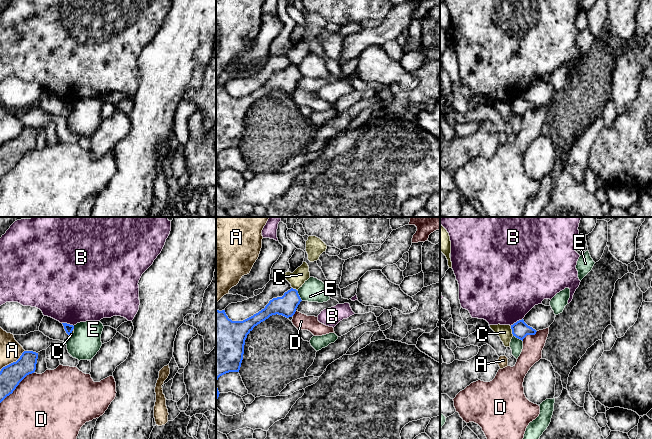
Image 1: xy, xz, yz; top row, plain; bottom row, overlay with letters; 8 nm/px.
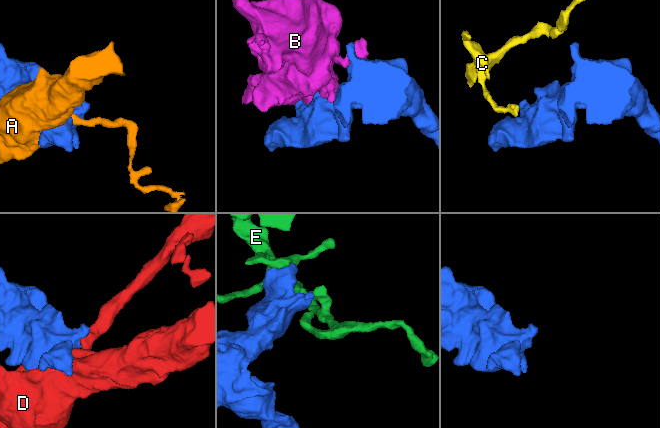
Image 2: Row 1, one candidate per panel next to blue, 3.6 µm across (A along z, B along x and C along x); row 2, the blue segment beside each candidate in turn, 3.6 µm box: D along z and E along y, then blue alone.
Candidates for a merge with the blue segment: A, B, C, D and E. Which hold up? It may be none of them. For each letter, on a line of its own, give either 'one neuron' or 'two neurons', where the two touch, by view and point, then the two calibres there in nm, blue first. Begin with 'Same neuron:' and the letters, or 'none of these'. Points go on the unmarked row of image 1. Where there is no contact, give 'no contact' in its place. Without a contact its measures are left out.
Same neuron: none of these
A: two neurons; contact xy (13, 138); calibres 180 and 180 nm
B: two neurons; contact yz (517, 97); calibres 140 and 480 nm
C: two neurons; contact yz (512, 107); calibres 140 and 110 nm
D: two neurons; contact xy (17, 161); calibres 180 and 500 nm
E: two neurons; contact xz (298, 71); calibres 160 and 190 nm

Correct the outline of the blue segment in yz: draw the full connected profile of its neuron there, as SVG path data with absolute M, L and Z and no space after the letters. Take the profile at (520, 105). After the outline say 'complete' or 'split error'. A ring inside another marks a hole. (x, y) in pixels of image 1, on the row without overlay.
M523 95L511 101L511 105L513 112L522 117L527 111L535 111L537 108L535 105L528 102Z; complete

